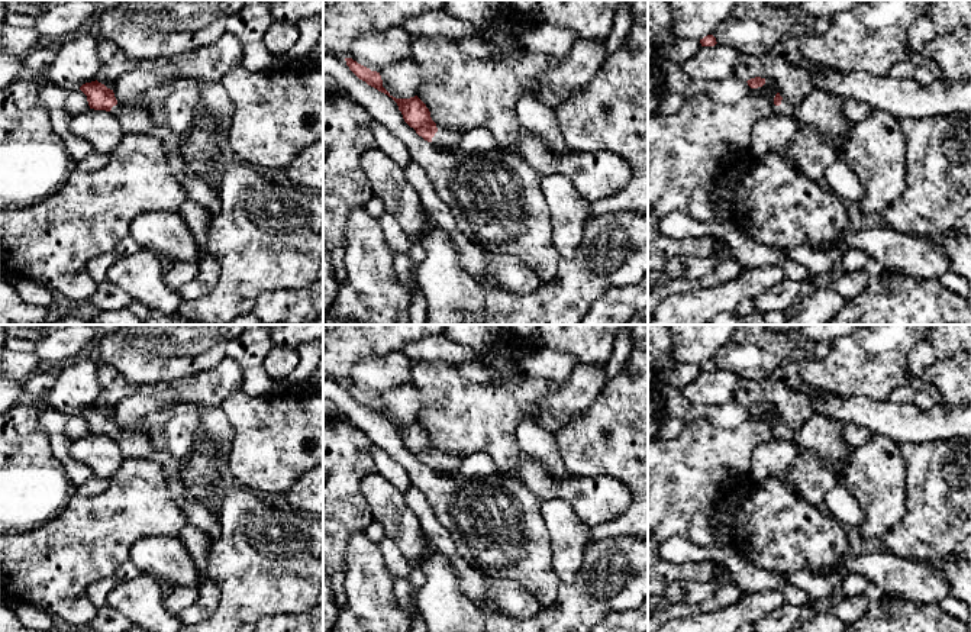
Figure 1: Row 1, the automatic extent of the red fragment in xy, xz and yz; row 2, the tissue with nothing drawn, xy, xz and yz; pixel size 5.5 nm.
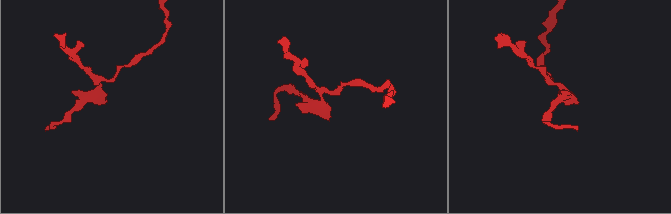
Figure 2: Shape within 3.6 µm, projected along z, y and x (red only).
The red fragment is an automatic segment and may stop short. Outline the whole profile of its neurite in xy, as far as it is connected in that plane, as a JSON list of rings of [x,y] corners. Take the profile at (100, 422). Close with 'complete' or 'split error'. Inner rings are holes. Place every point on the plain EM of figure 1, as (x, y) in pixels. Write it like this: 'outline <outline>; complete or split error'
outline [[[97,404],[83,409],[80,415],[87,420],[90,433],[112,436],[117,442],[123,458],[149,460],[159,464],[165,474],[170,493],[181,506],[187,522],[200,529],[212,541],[220,536],[222,528],[217,516],[212,515],[204,503],[186,496],[186,488],[178,478],[183,465],[181,461],[174,458],[167,449],[157,451],[148,435],[119,429],[113,415]]]; split error

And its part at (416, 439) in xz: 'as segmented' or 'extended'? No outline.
extended

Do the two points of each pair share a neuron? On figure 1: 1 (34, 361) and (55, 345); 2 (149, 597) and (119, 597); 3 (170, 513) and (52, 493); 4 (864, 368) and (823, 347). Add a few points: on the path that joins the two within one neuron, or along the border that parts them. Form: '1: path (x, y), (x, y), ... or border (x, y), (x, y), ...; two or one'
1: border (34, 352), (41, 364); two
2: path (142, 597), (126, 599); one
3: border (74, 493), (67, 505), (48, 521); two
4: border (831, 341), (831, 350), (823, 357), (813, 358); two

